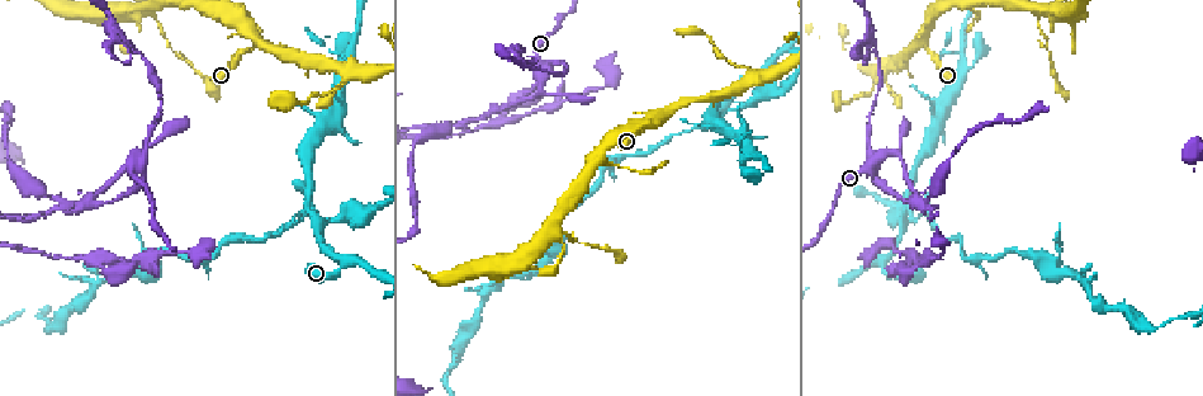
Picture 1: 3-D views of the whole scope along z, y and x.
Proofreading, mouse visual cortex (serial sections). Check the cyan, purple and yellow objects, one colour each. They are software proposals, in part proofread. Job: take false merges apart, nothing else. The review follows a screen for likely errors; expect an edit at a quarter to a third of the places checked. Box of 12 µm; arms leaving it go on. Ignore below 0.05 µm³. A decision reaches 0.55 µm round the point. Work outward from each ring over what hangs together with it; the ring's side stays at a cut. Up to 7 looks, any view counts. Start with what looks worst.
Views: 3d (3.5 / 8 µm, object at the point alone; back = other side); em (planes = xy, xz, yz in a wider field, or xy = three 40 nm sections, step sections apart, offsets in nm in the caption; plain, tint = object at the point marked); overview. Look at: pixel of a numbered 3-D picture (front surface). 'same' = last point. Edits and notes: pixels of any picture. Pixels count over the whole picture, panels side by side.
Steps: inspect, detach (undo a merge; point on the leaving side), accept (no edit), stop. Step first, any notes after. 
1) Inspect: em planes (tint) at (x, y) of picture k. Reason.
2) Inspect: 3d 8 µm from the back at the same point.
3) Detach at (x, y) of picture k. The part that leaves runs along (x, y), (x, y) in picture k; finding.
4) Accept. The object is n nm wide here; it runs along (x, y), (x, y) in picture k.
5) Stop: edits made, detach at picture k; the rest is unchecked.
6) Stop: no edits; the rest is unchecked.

Inspect: 3d 3.5 µm at (76, 209) of picture 1. Side arm on a straight run.

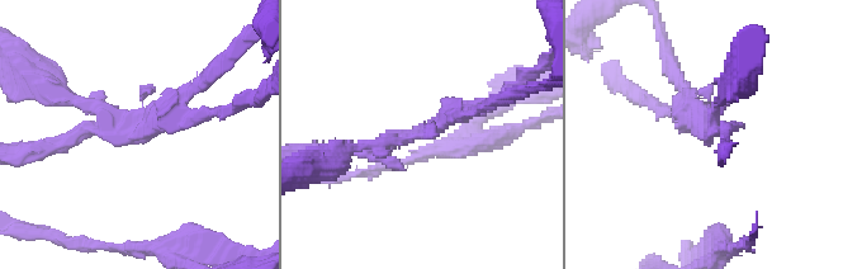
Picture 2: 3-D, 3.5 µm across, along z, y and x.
Inspect: em xy step 2 (tint) at (705, 131) of picture 2. Now the EM.

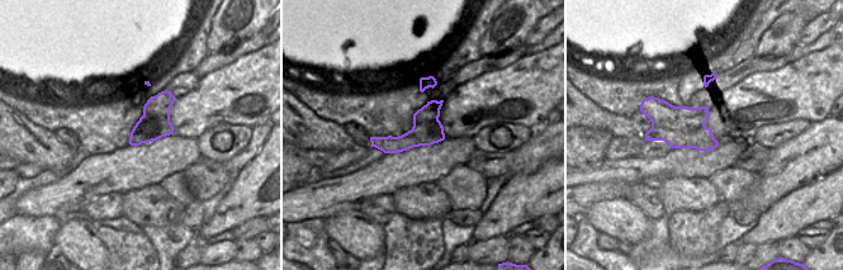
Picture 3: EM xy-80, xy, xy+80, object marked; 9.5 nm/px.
Detach at (656, 107) of picture 2. The part that leaves runs along (601, 66), (621, 89), (647, 97) in picture 2; two cells meet here.

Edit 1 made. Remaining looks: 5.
Inspect: 3d 3.5 µm at (320, 226) of picture 1. Narrows sharply.

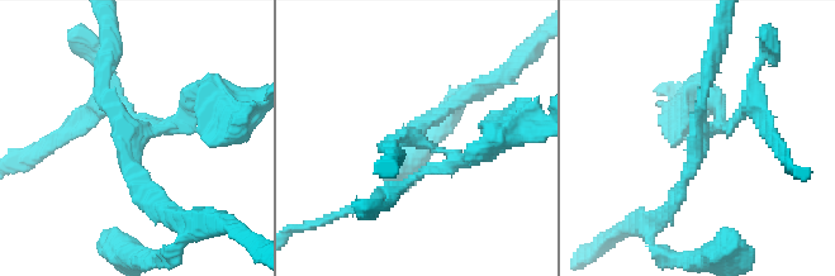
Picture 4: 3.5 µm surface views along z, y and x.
Inspect: em xy step 3 (tint) at (139, 141) of picture 4. 4 arms meet here; the arms are 150, 150, 200, 200 nm wide; need the tissue.

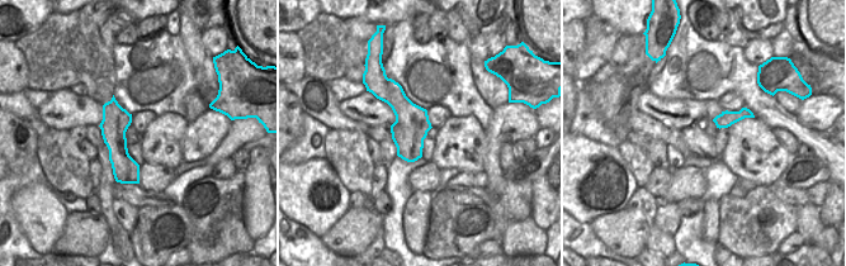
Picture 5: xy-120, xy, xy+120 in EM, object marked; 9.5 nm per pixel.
Detach at (715, 96) of picture 4. The part that leaves runs along (715, 132), (750, 105), (760, 124) in picture 4; two cells meet here.

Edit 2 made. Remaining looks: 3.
Inspect: 3d 3.5 µm at (255, 41) of picture 1. Three arms meet.

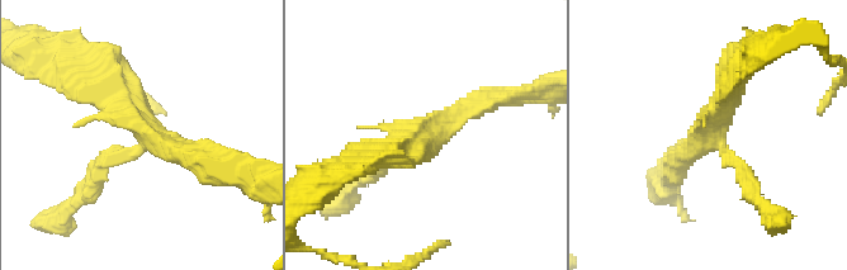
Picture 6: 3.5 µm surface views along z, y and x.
Accept. It runs along (747, 183), (714, 132), (733, 77) in picture 6; continuous, no second cell.

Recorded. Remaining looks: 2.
Stop: edits made, detach at picture 2, detach at picture 4; the rest is unchecked.

